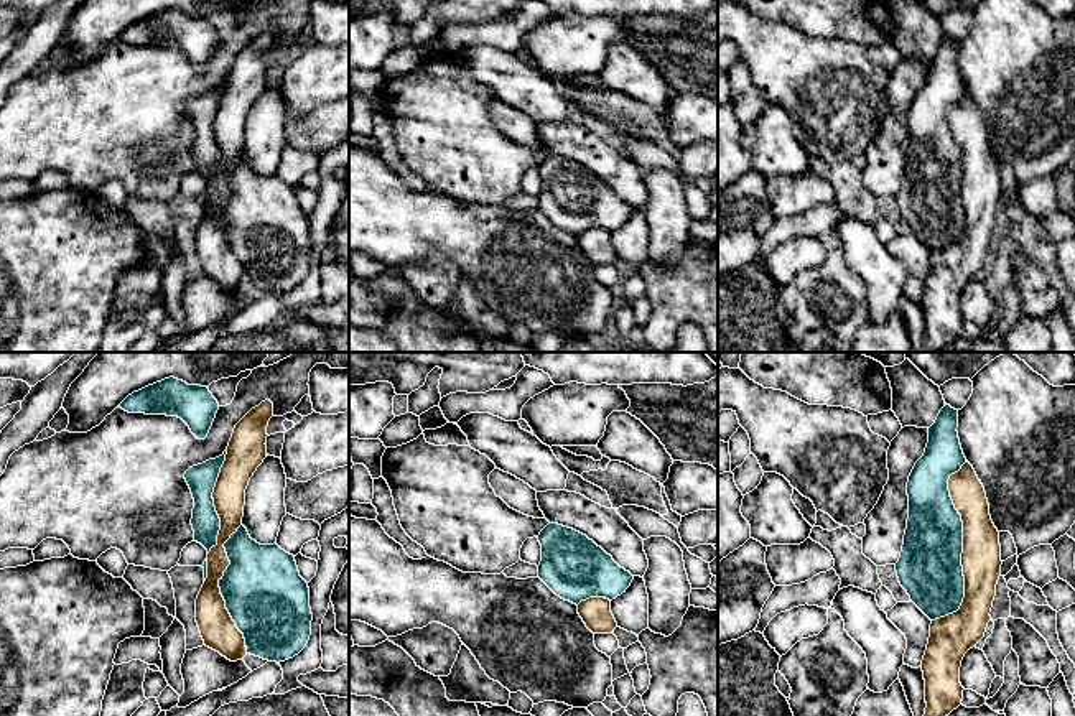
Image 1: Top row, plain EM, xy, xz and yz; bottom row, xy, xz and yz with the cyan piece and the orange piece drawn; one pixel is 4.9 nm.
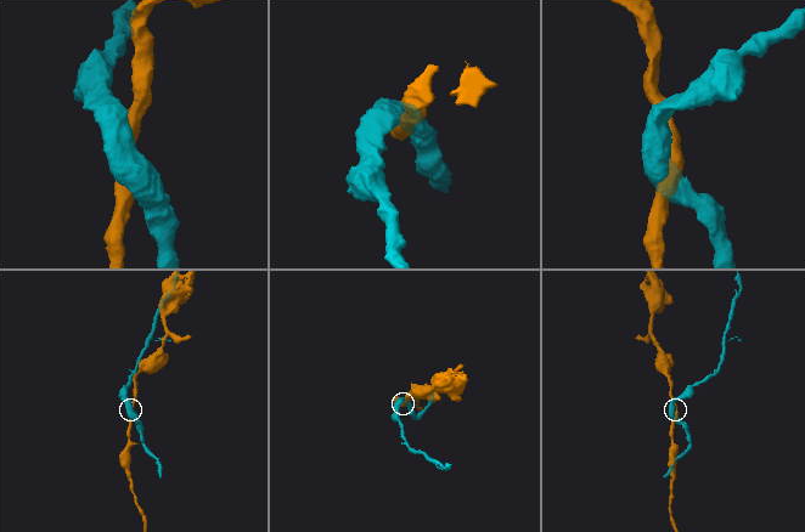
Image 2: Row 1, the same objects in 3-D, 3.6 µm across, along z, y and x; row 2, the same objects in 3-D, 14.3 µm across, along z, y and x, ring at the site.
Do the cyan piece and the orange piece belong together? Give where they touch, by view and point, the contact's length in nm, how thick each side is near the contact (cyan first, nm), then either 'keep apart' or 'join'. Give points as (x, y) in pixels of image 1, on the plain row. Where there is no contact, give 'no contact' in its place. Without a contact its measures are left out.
meets cyan in yz at (962, 178); contact 800 nm long; 300 nm thick on the cyan side, 190 nm on the other; keep apart

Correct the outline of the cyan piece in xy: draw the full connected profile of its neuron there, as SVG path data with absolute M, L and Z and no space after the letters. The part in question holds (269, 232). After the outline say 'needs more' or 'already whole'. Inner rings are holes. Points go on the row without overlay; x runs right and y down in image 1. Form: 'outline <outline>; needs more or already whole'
outline M244 156L230 166L224 179L230 196L219 211L219 219L226 240L244 265L247 285L277 295L293 290L306 278L313 252L309 219L300 207L295 188L277 174L257 174Z; already whole

